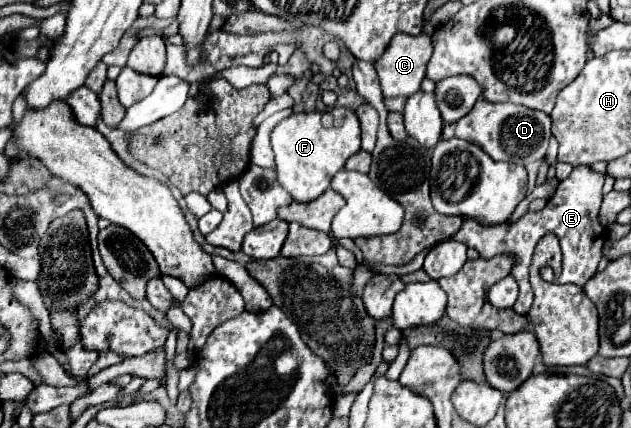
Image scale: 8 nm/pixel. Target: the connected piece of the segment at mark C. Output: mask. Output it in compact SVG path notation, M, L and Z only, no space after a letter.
M426 32L418 36L408 36L408 34L396 34L390 42L390 48L384 52L384 58L376 62L376 72L380 78L382 94L384 96L412 96L414 92L420 90L420 82L426 76L426 64L432 56L432 40Z

